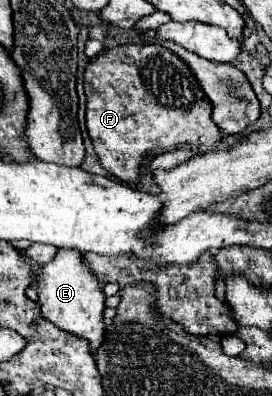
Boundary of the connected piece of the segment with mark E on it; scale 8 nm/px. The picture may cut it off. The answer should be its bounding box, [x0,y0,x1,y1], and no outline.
[36,249,106,353]

